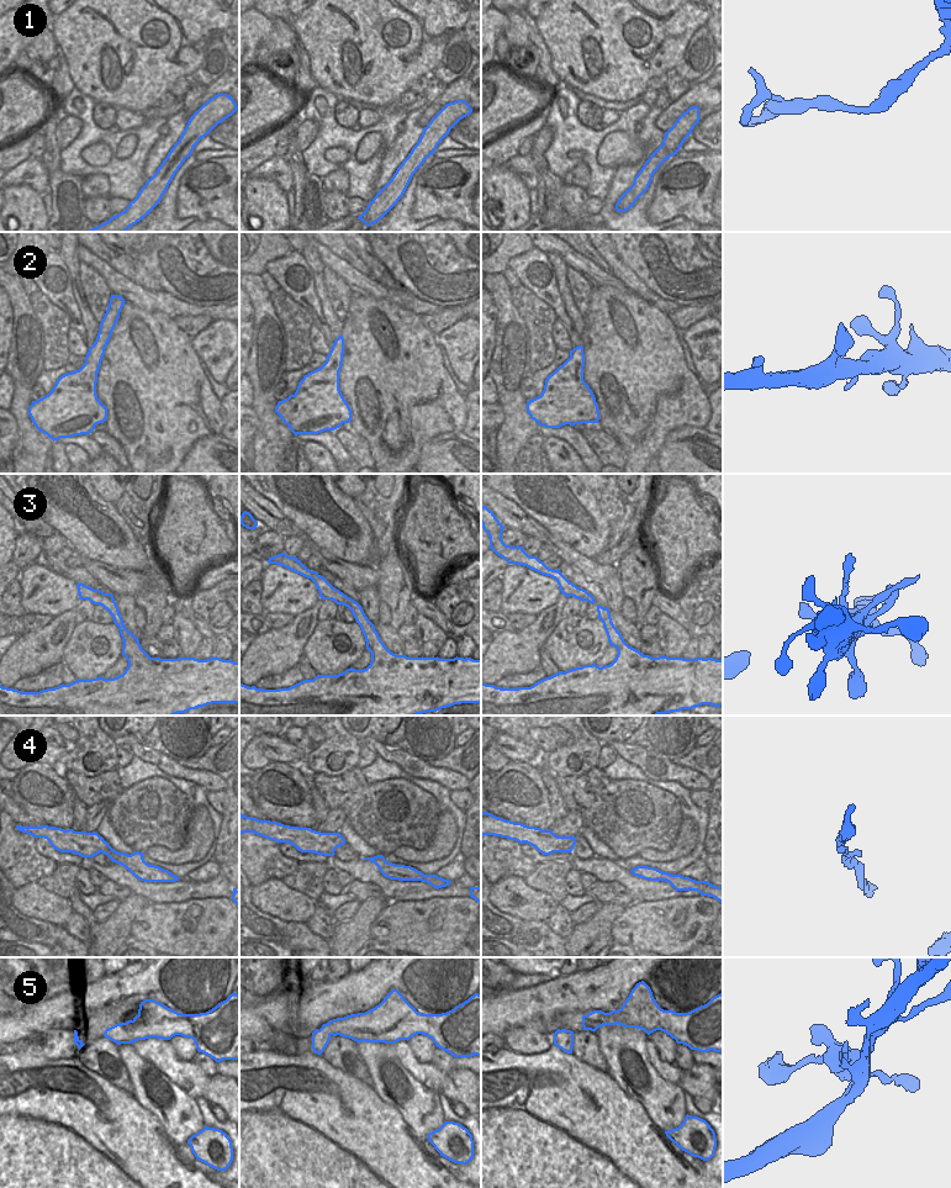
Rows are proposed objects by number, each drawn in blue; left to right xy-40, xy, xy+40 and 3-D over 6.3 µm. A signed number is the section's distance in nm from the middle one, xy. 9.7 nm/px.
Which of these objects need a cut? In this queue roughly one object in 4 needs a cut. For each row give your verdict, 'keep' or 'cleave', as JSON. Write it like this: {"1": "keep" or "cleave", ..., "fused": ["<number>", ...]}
{"1": "keep", "2": "keep", "3": "cleave", "4": "keep", "5": "cleave", "fused": ["3", "5"]}

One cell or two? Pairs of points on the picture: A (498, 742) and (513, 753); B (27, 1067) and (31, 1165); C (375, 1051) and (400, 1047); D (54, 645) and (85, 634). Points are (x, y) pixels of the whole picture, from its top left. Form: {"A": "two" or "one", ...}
{"A": "one", "B": "one", "C": "two", "D": "two"}

